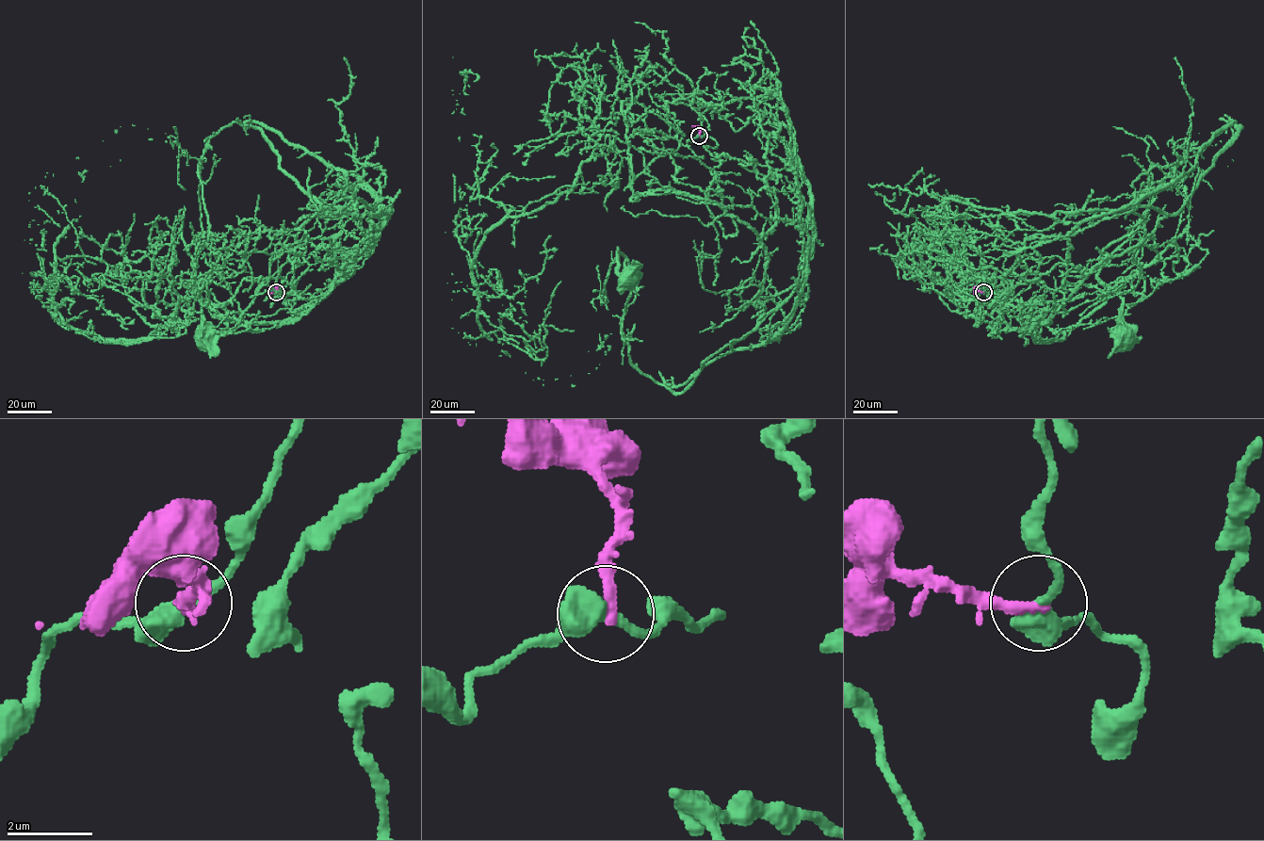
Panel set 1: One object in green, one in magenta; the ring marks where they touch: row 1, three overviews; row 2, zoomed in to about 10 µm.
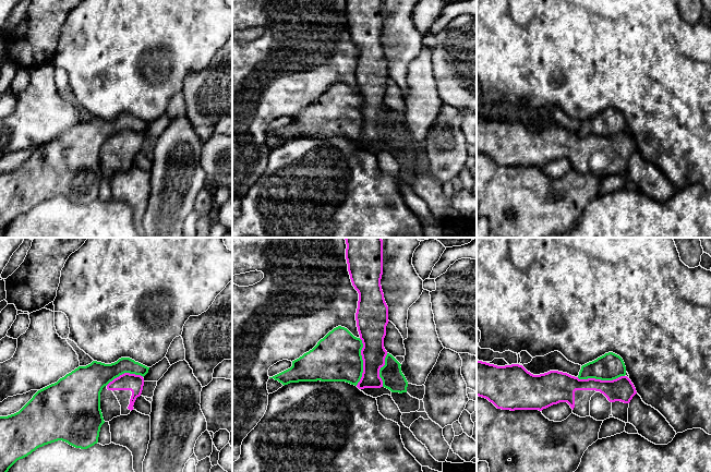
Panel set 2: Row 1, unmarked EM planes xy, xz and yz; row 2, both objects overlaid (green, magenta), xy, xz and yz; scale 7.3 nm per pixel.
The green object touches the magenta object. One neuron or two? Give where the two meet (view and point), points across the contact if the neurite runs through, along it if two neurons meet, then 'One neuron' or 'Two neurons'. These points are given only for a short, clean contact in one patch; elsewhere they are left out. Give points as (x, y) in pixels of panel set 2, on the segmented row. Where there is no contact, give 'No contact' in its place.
Touches green at xz (362, 362). Two neurons

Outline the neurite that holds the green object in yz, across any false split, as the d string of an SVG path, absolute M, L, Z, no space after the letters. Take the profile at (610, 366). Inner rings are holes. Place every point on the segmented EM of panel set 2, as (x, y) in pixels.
M608 352L581 366L578 378L595 378L601 380L613 380L626 375L626 366L623 359Z

